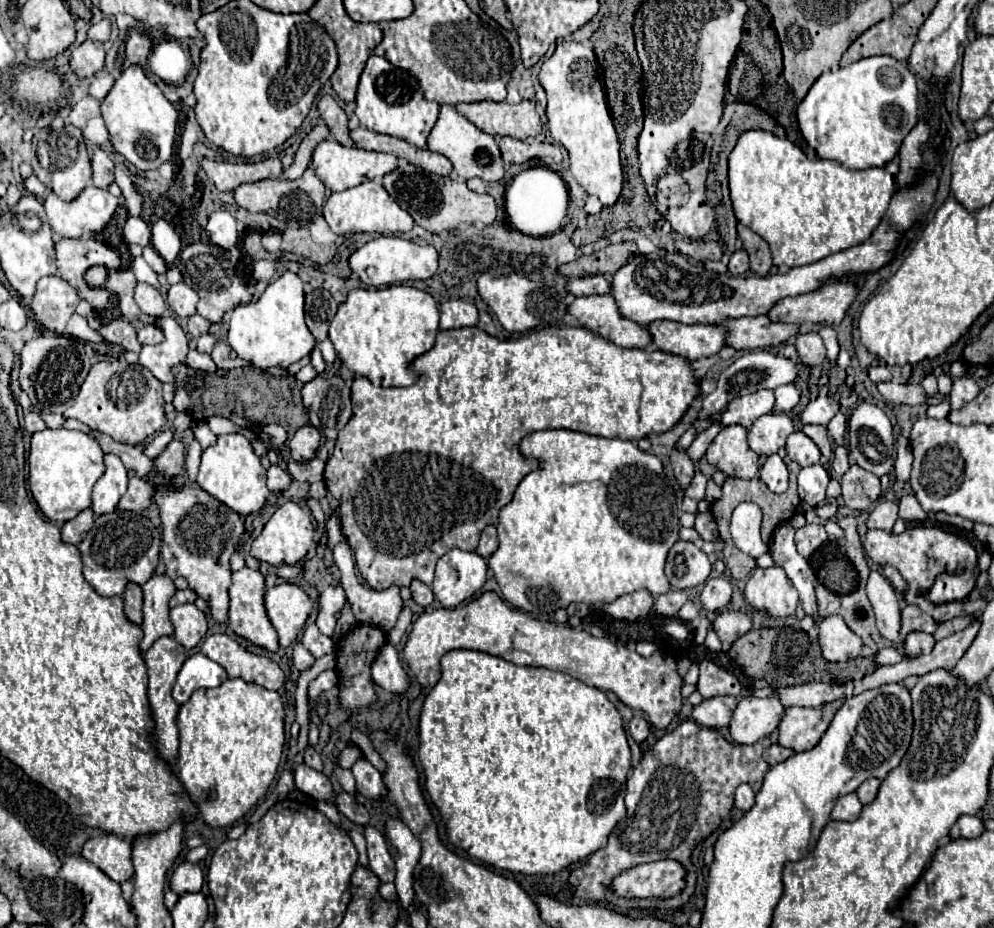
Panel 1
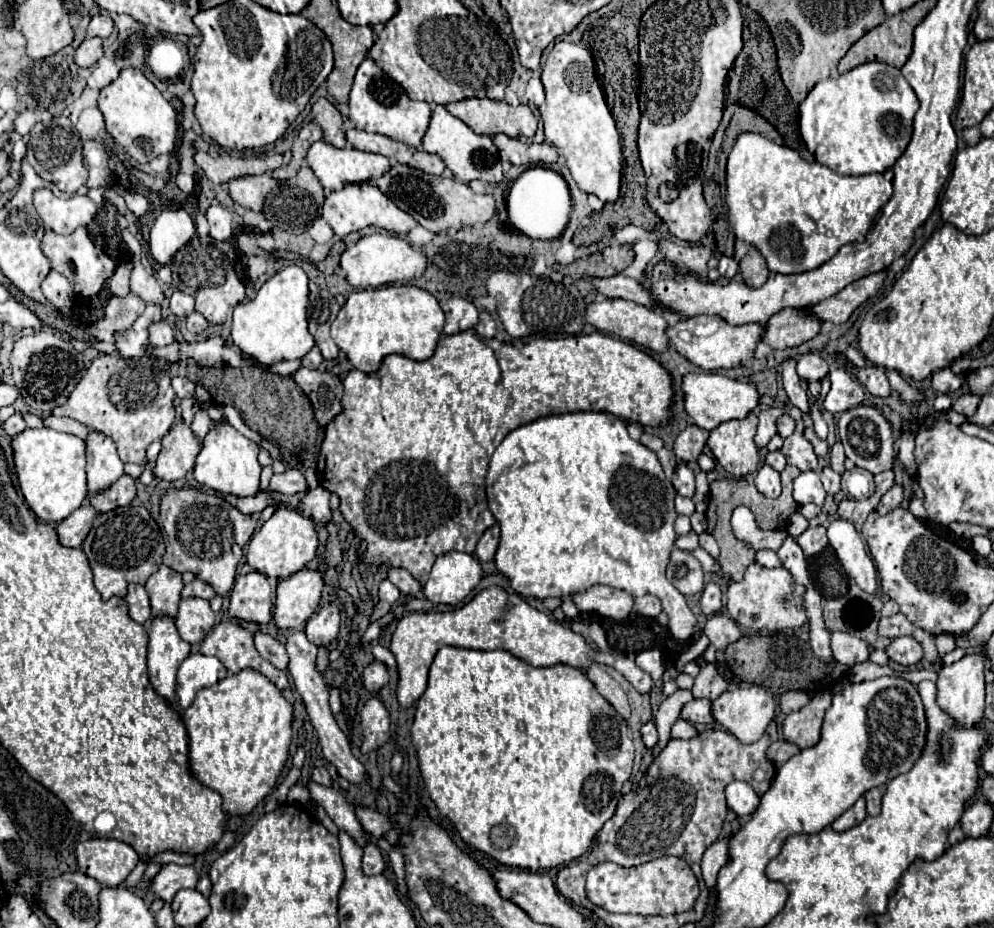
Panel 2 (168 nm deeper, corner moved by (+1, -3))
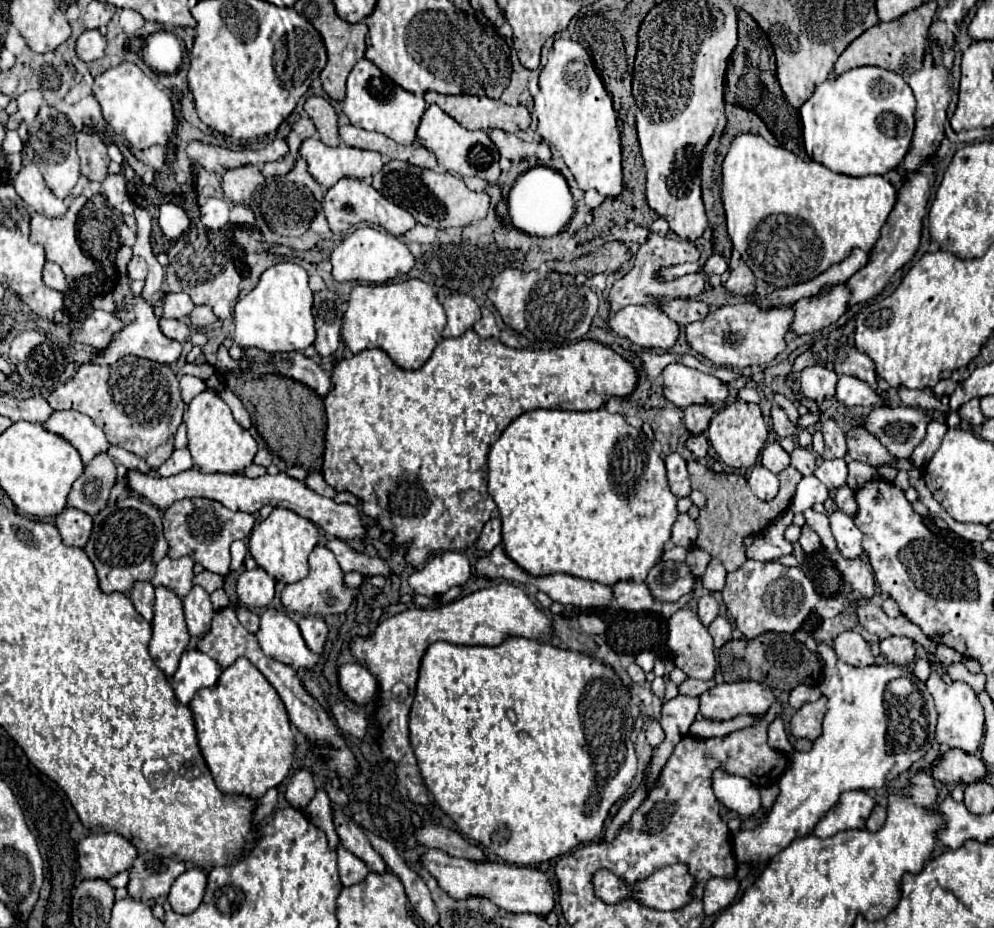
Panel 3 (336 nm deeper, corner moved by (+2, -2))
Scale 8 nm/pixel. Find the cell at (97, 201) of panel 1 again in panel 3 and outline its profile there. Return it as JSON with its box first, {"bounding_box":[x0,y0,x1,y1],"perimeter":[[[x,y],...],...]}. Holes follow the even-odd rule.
{"bounding_box":[12,163,68,217],"perimeter":[[[26,163],[16,173],[12,185],[14,185],[16,193],[26,201],[26,205],[40,215],[58,217],[58,215],[64,215],[68,209],[68,201],[62,201],[52,195],[52,191],[46,187],[46,183],[34,163]]]}

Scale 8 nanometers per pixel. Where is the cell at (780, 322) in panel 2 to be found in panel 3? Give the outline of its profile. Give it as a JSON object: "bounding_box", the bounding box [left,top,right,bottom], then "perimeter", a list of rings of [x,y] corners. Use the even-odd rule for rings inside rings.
{"bounding_box":[792,283,852,335],"perimeter":[[[846,283],[826,285],[824,289],[826,291],[808,299],[800,299],[794,305],[794,311],[796,311],[796,317],[792,323],[794,333],[804,335],[804,333],[820,331],[830,323],[838,321],[846,313],[848,299],[852,295],[848,285]]]}

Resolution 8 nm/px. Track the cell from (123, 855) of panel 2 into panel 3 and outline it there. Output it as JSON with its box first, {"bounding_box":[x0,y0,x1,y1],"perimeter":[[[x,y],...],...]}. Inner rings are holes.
{"bounding_box":[78,833,136,879],"perimeter":[[[118,833],[88,835],[78,843],[78,863],[80,863],[80,871],[84,879],[110,879],[112,875],[120,871],[128,871],[134,857],[136,857],[134,845]]]}

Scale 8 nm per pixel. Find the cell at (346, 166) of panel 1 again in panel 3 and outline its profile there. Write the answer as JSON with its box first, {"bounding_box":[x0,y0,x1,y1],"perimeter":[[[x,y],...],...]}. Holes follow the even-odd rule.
{"bounding_box":[300,135,382,189],"perimeter":[[[316,135],[308,137],[302,147],[300,155],[308,161],[310,175],[324,187],[330,189],[338,179],[364,179],[372,177],[382,169],[382,155],[376,151],[354,149],[344,143],[338,147],[324,145]]]}

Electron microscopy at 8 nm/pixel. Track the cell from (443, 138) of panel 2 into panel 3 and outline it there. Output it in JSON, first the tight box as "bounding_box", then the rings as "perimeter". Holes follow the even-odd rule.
{"bounding_box":[416,105,500,183],"perimeter":[[[430,105],[424,115],[422,121],[418,125],[418,133],[416,133],[418,141],[436,155],[438,165],[446,167],[448,173],[454,173],[458,177],[468,177],[468,175],[476,175],[488,183],[496,183],[500,177],[500,167],[498,167],[498,149],[496,145],[490,141],[486,131],[468,131],[464,129],[460,123],[456,123],[450,115],[446,115],[438,105]]]}

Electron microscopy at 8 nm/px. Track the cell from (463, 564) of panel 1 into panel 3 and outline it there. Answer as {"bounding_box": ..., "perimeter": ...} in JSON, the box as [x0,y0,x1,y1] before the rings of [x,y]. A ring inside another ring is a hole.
{"bounding_box":[408,551,470,595],"perimeter":[[[446,551],[428,559],[420,569],[416,569],[408,583],[416,595],[442,595],[450,587],[464,585],[470,577],[470,561],[458,551]]]}

